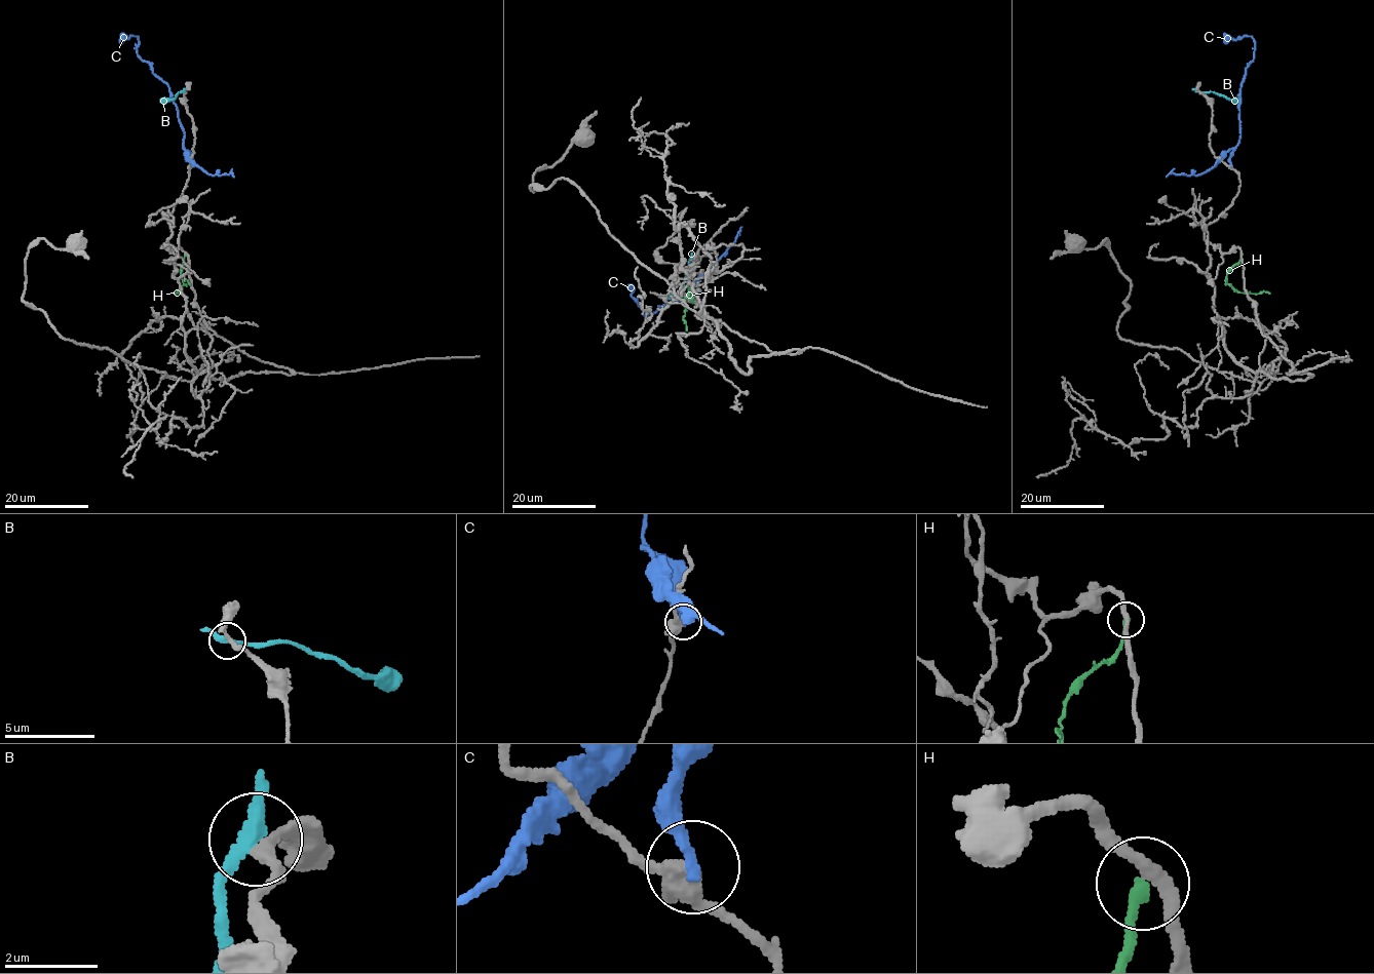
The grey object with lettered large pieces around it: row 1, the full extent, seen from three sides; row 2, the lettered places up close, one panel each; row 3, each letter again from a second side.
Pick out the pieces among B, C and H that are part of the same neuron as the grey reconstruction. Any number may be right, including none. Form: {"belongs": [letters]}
{"belongs": []}

